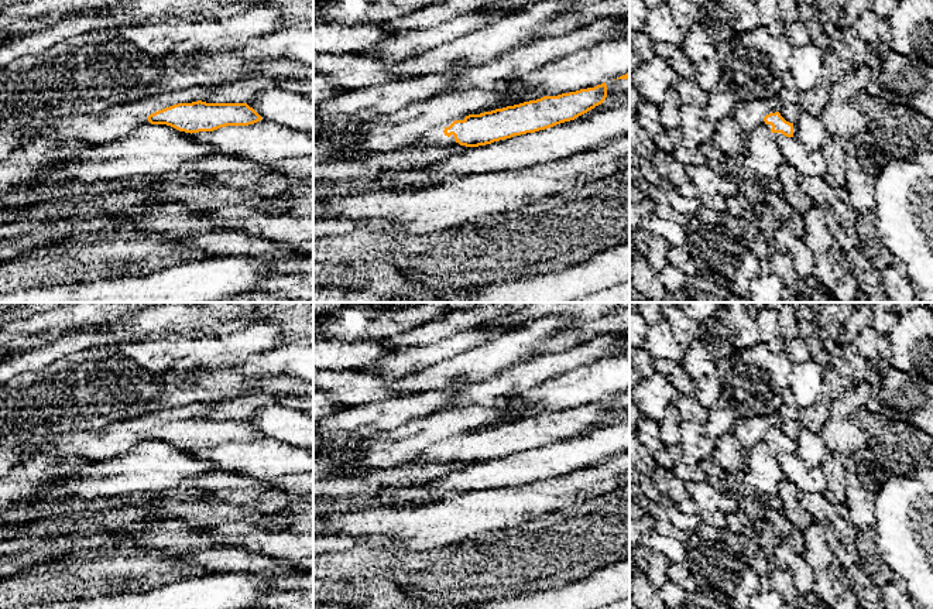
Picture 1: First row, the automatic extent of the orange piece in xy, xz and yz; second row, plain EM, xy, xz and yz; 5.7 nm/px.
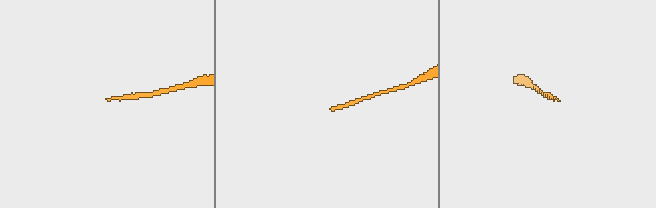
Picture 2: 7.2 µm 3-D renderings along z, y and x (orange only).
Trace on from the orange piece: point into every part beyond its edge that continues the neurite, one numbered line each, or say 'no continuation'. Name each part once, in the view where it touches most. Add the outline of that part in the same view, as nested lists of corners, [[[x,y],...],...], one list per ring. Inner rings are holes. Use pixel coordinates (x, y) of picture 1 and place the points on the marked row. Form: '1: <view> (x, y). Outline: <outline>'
1: xz (435, 137). Outline: [[[453,120],[455,122],[455,120]],[[453,122],[439,124],[433,129],[431,129],[428,133],[425,133],[421,138],[409,144],[409,147],[453,147],[453,146],[460,146],[456,140],[455,136],[452,134],[447,137],[443,130],[449,127]]]

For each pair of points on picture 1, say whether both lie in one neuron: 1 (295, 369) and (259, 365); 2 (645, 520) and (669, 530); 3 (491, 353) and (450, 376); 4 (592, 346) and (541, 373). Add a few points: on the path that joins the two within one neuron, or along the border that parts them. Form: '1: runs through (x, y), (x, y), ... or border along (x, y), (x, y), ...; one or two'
1: runs through (287, 365), (267, 365); one
2: border along (645, 513), (654, 520), (654, 527); two
3: runs through (482, 362), (460, 369); one
4: runs through (579, 355), (554, 365); one

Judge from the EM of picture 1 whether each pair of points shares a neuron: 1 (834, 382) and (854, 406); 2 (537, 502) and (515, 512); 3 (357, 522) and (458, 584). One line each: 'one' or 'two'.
1: two
2: one
3: two

